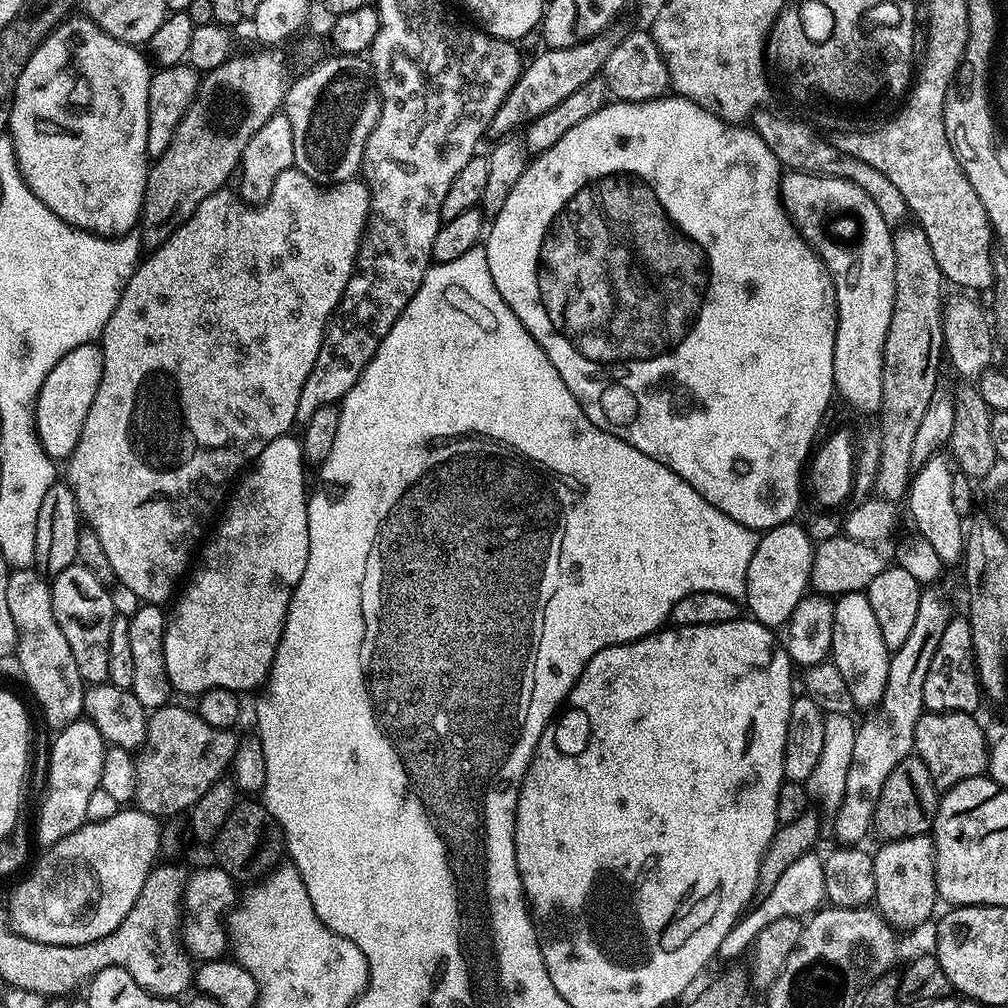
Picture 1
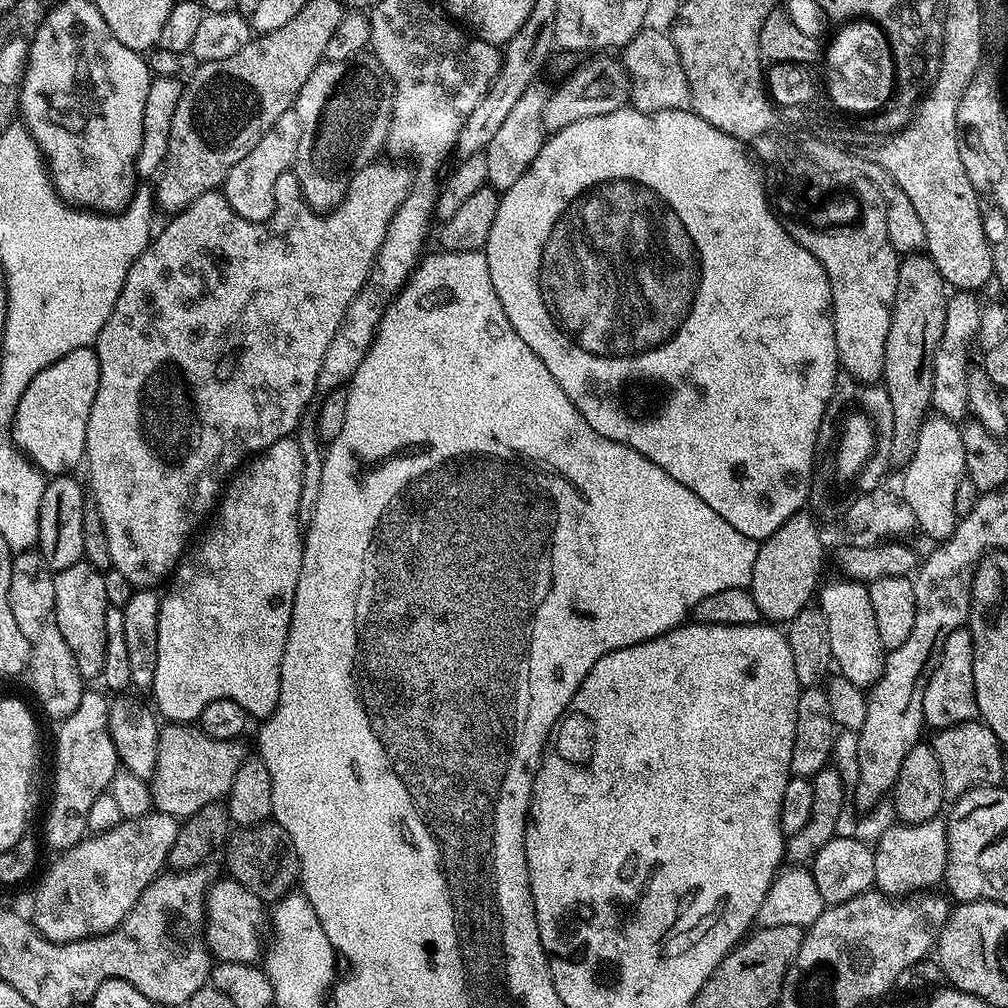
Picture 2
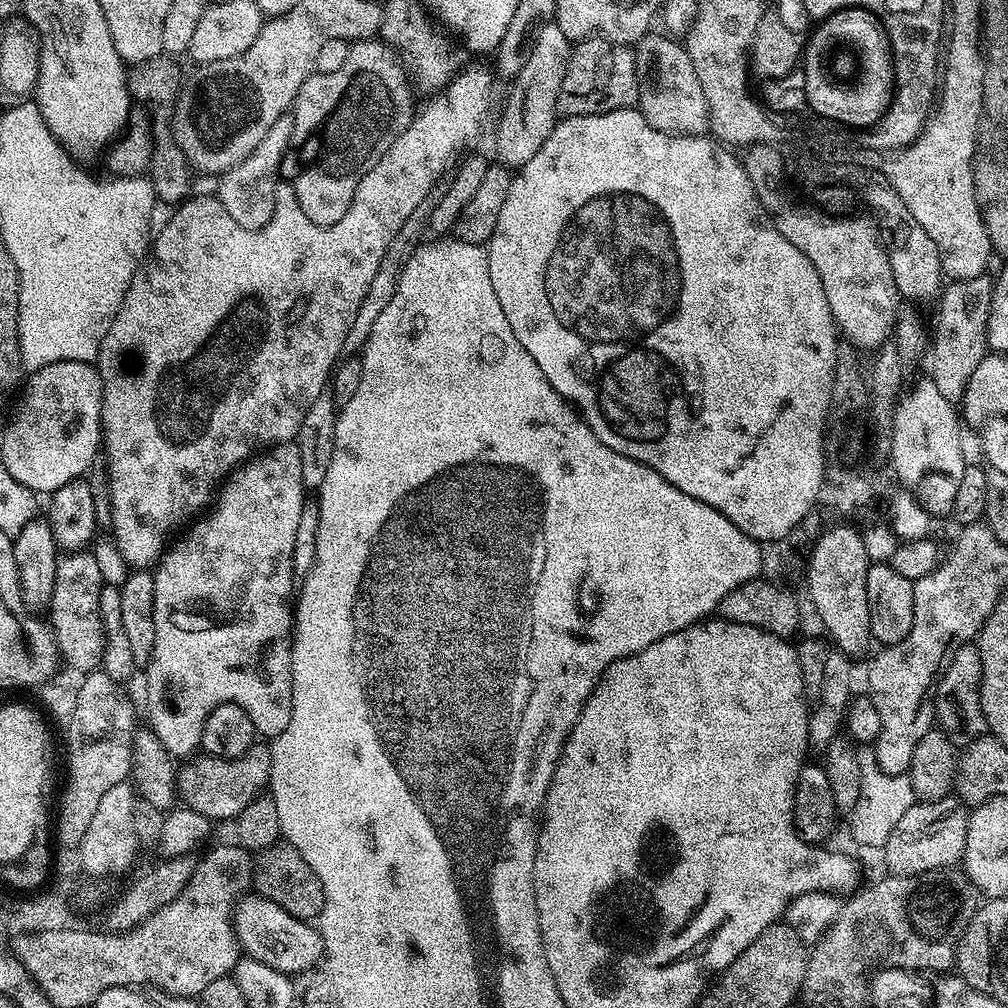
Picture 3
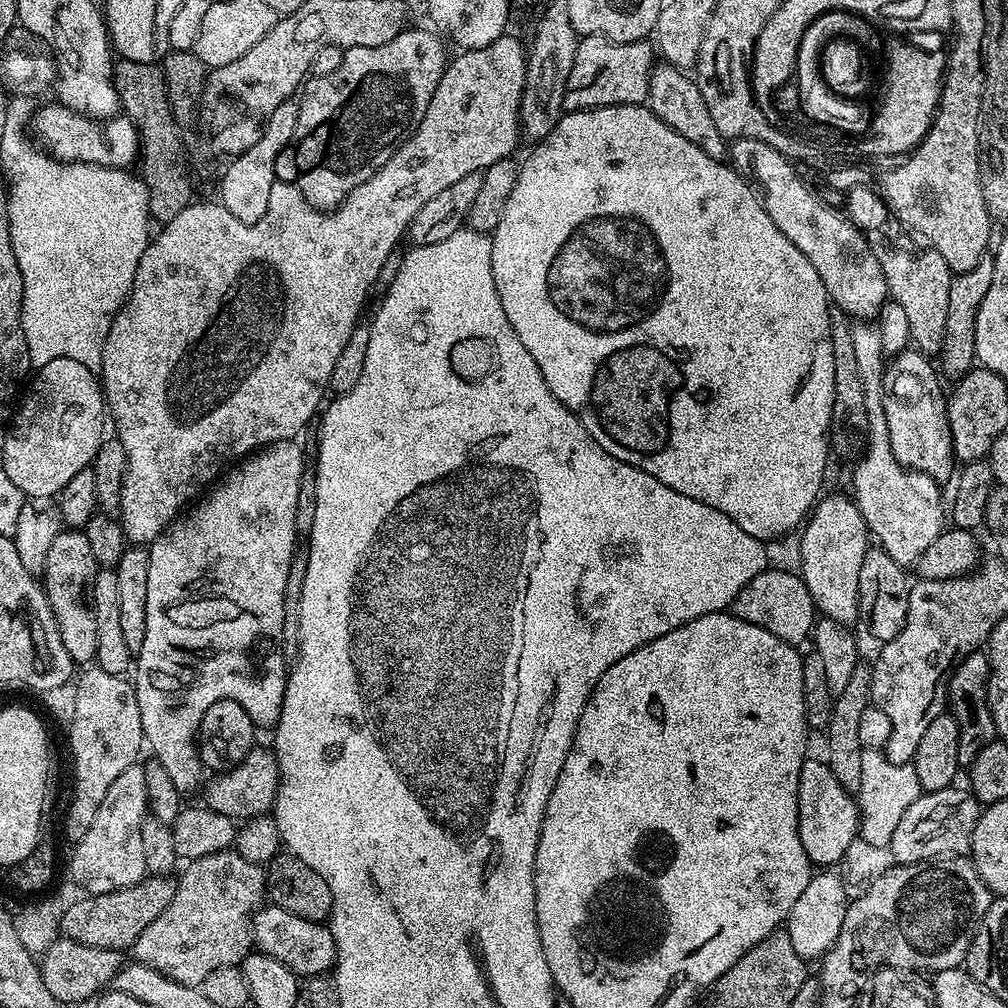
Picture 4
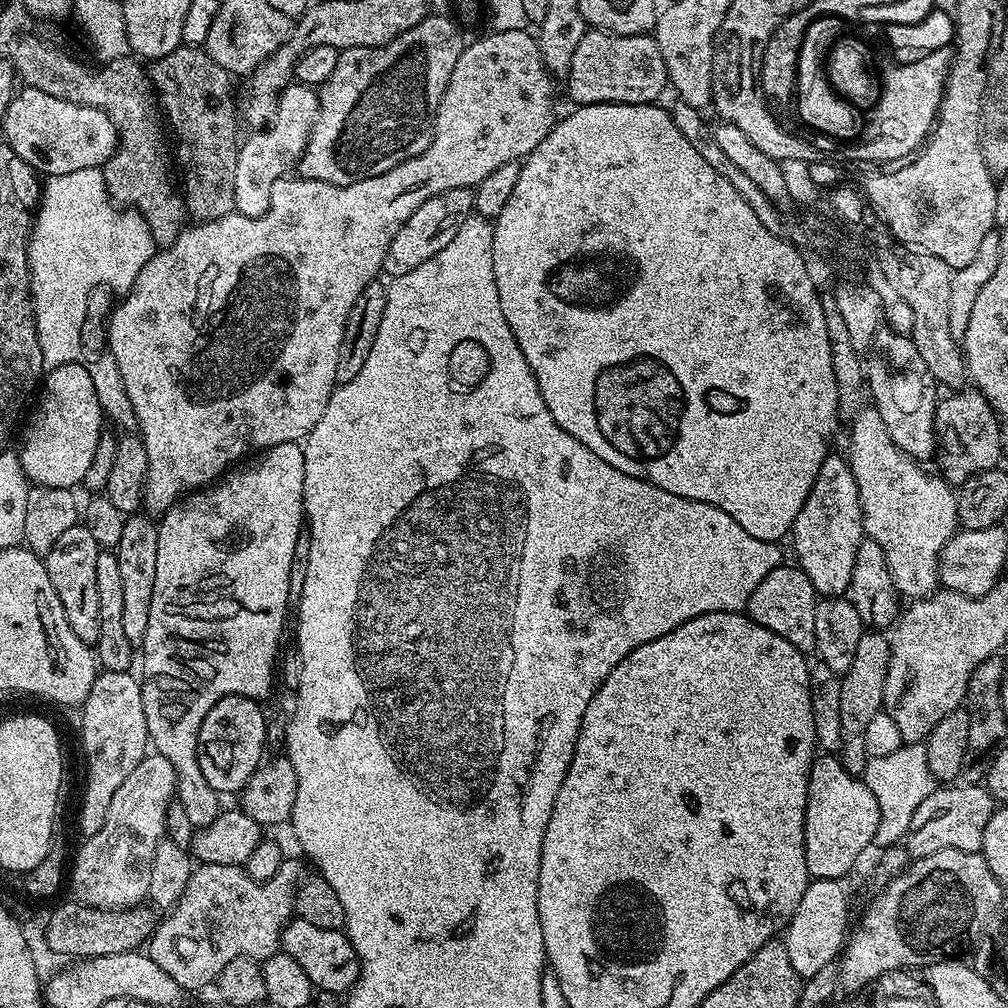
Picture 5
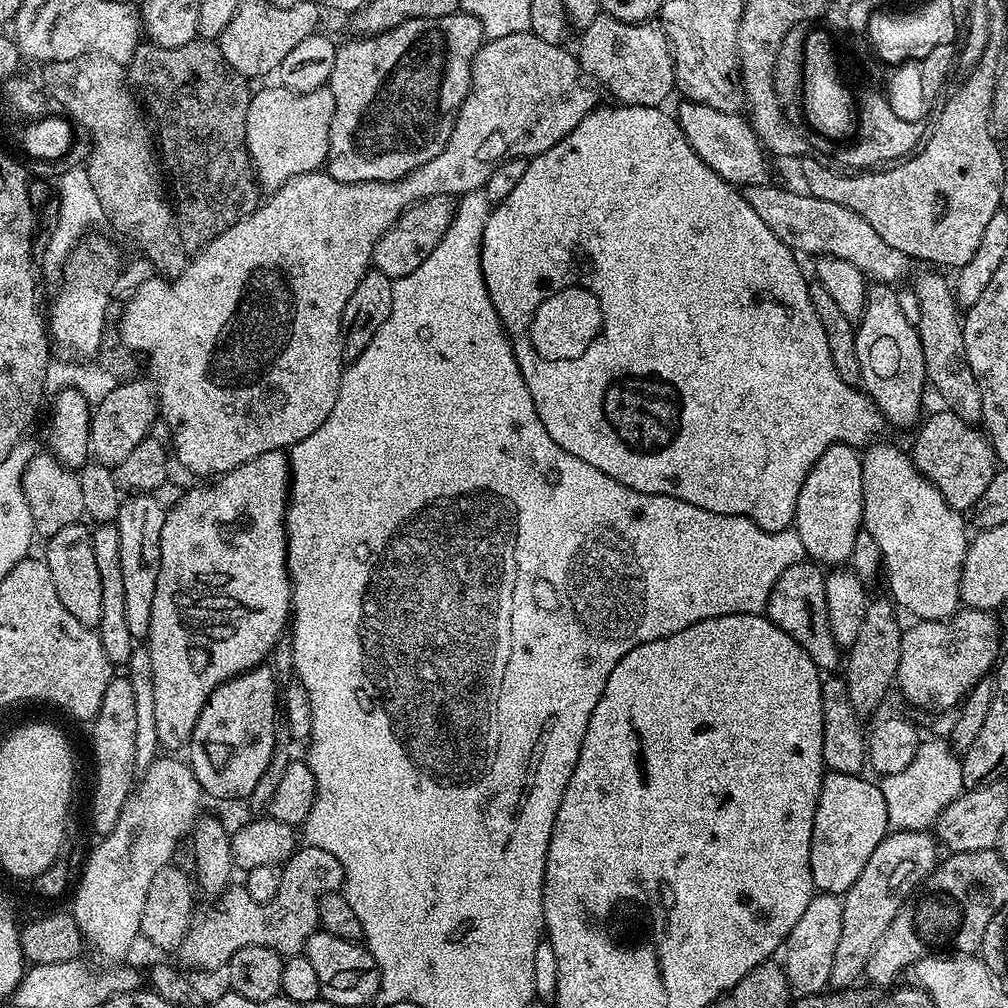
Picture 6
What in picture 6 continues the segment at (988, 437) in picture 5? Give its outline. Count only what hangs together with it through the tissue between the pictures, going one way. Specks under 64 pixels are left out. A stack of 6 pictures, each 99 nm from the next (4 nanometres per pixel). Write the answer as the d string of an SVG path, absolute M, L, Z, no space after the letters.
M939 410L919 425L920 433L910 447L911 460L952 508L961 514L975 509L986 486L997 474L998 461L992 442L977 425L967 424L958 414Z

